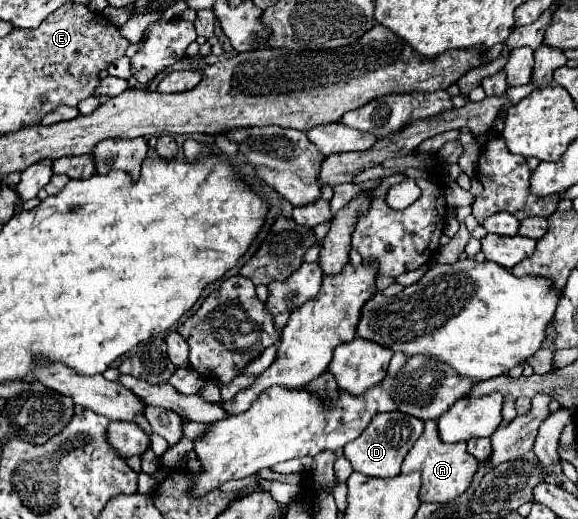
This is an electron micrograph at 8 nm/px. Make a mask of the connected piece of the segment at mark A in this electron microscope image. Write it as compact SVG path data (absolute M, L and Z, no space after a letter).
M434 419L424 423L424 433L418 437L418 441L408 451L402 463L402 473L410 473L410 471L422 473L420 501L426 503L448 503L456 499L460 493L464 493L470 487L476 469L478 469L478 461L466 451L466 443L458 443L458 445L442 443L442 439L438 437L438 423Z

